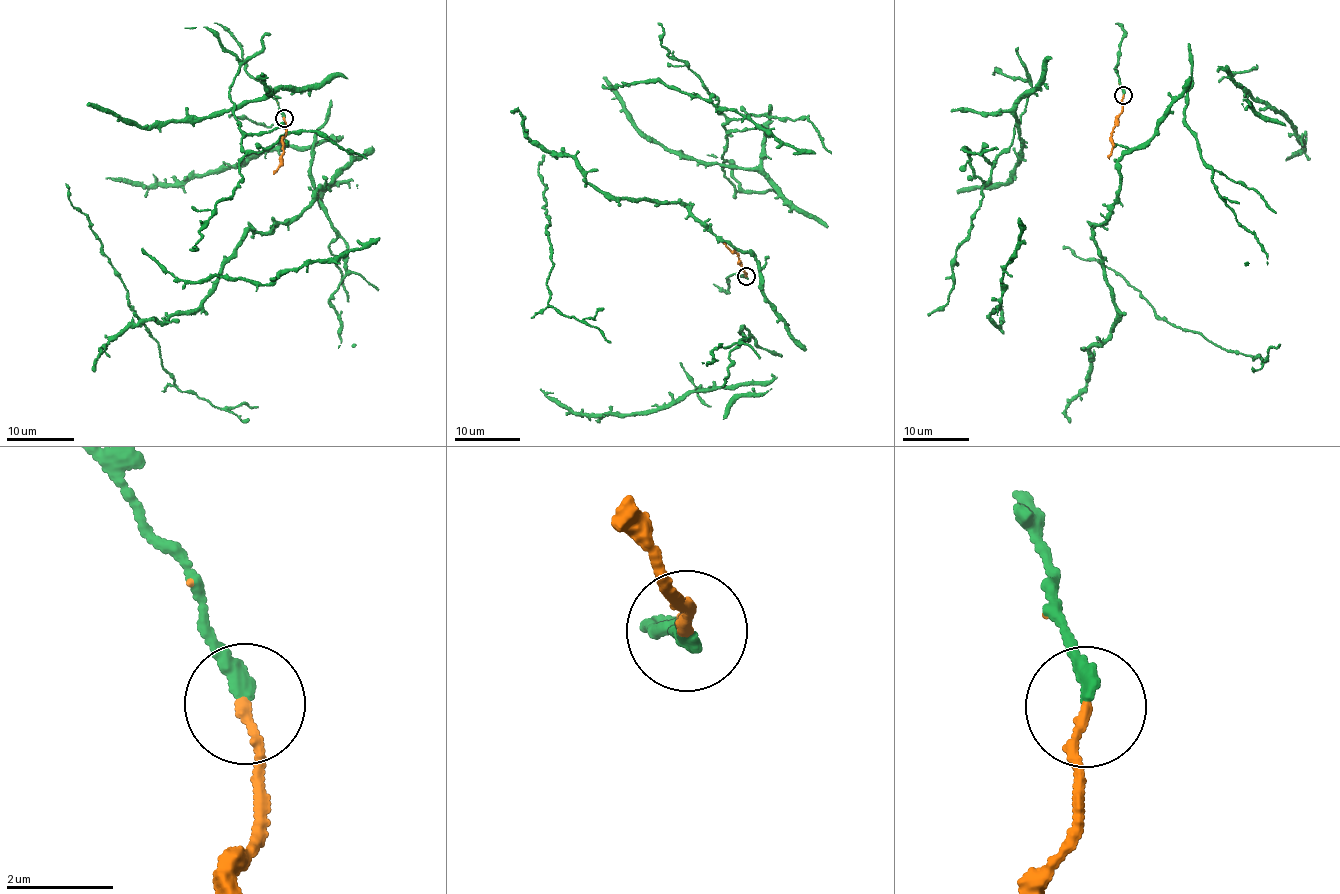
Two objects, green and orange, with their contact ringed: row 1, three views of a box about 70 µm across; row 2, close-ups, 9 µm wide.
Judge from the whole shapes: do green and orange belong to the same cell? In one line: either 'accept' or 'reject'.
accept

